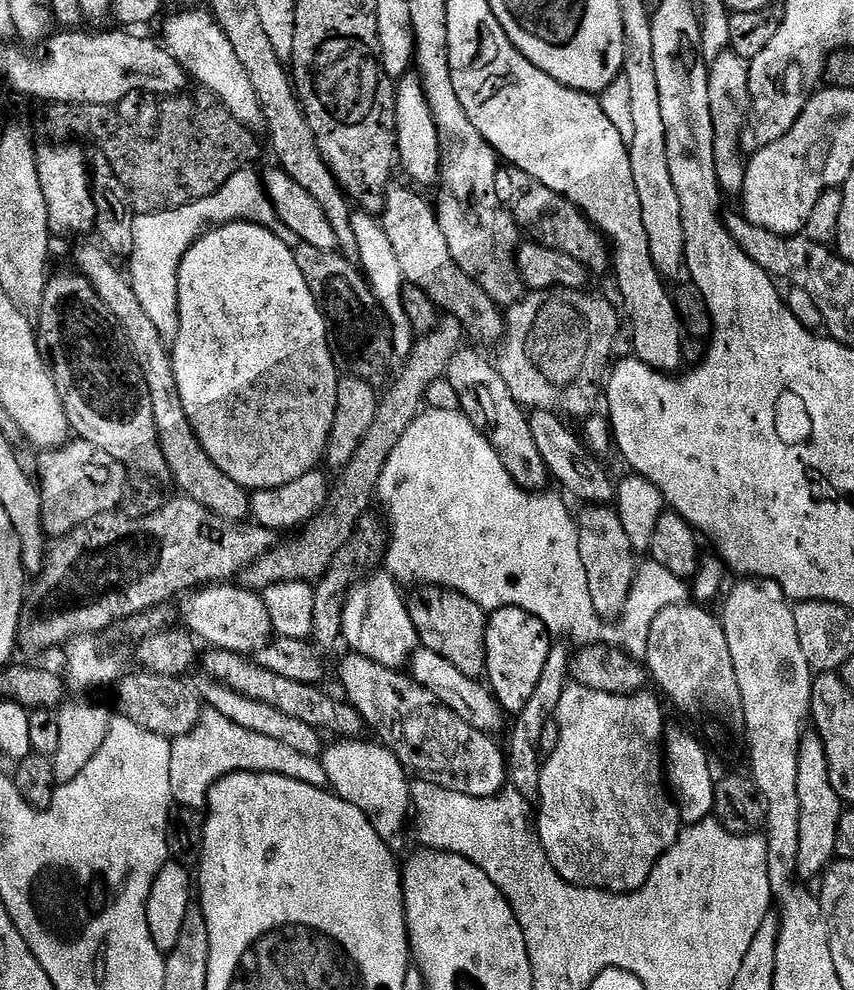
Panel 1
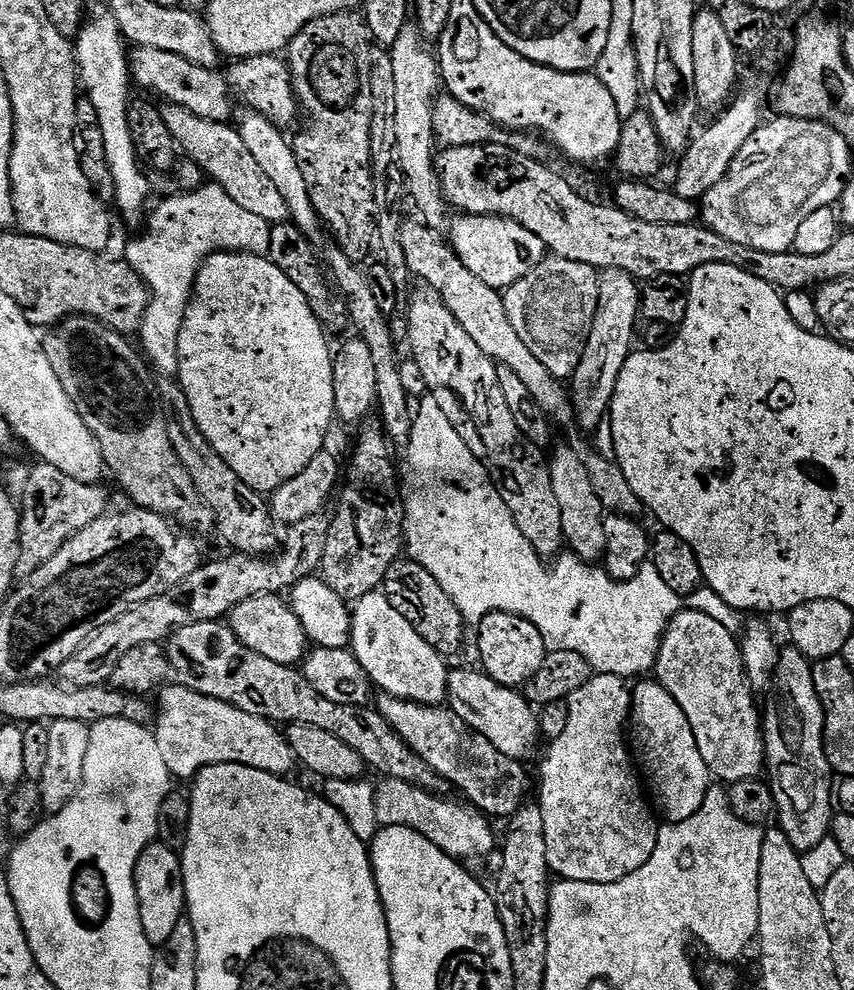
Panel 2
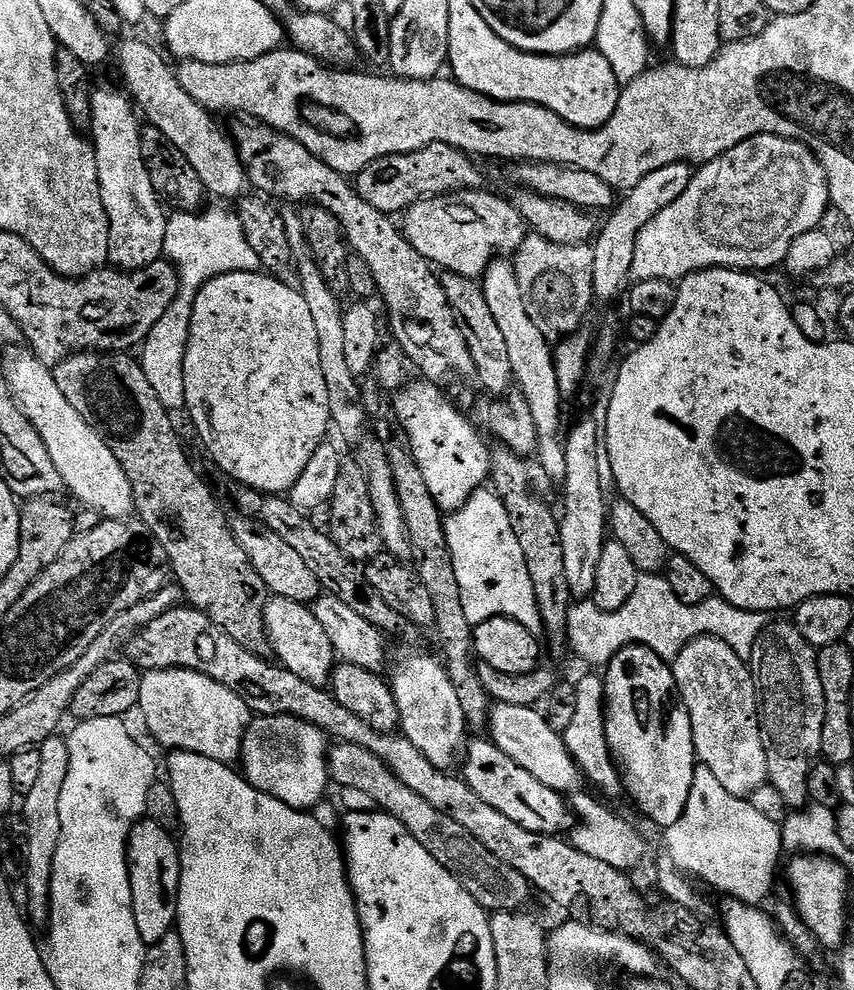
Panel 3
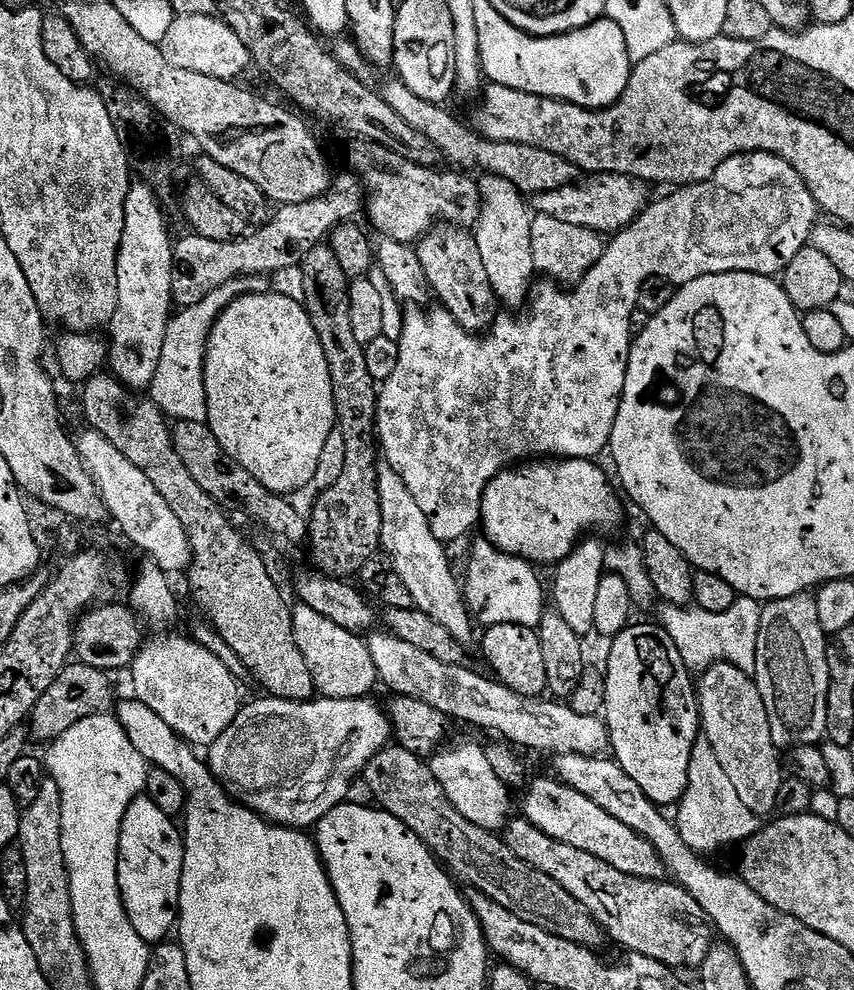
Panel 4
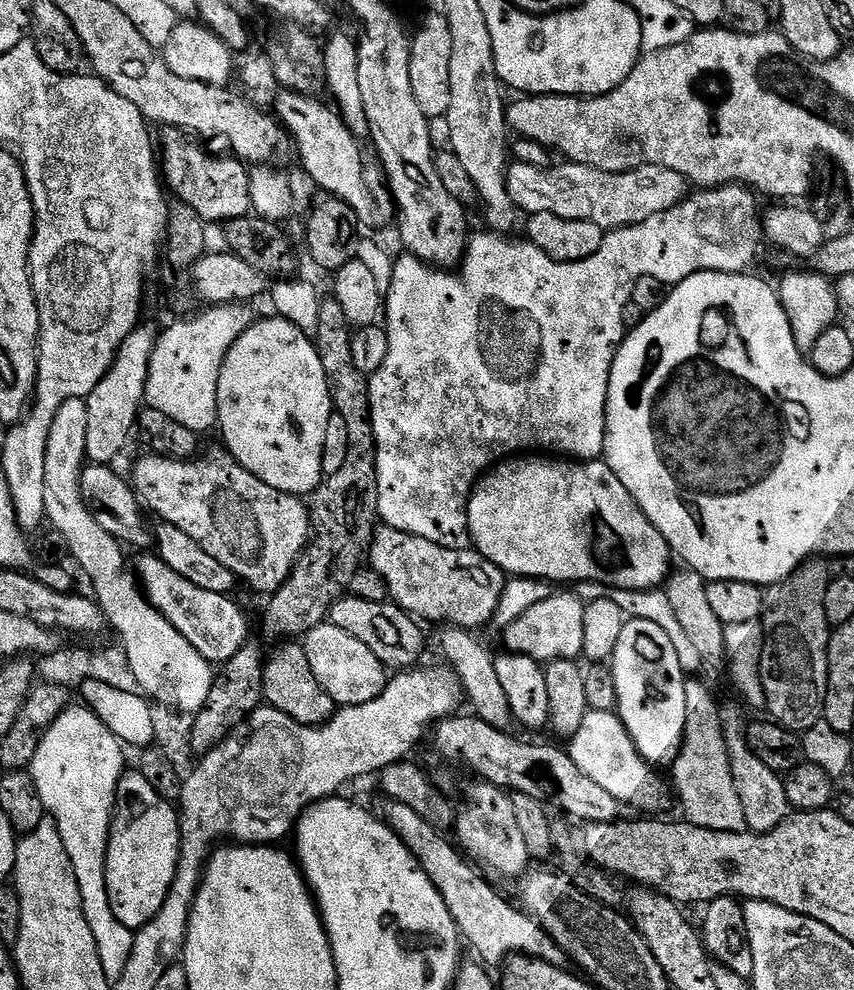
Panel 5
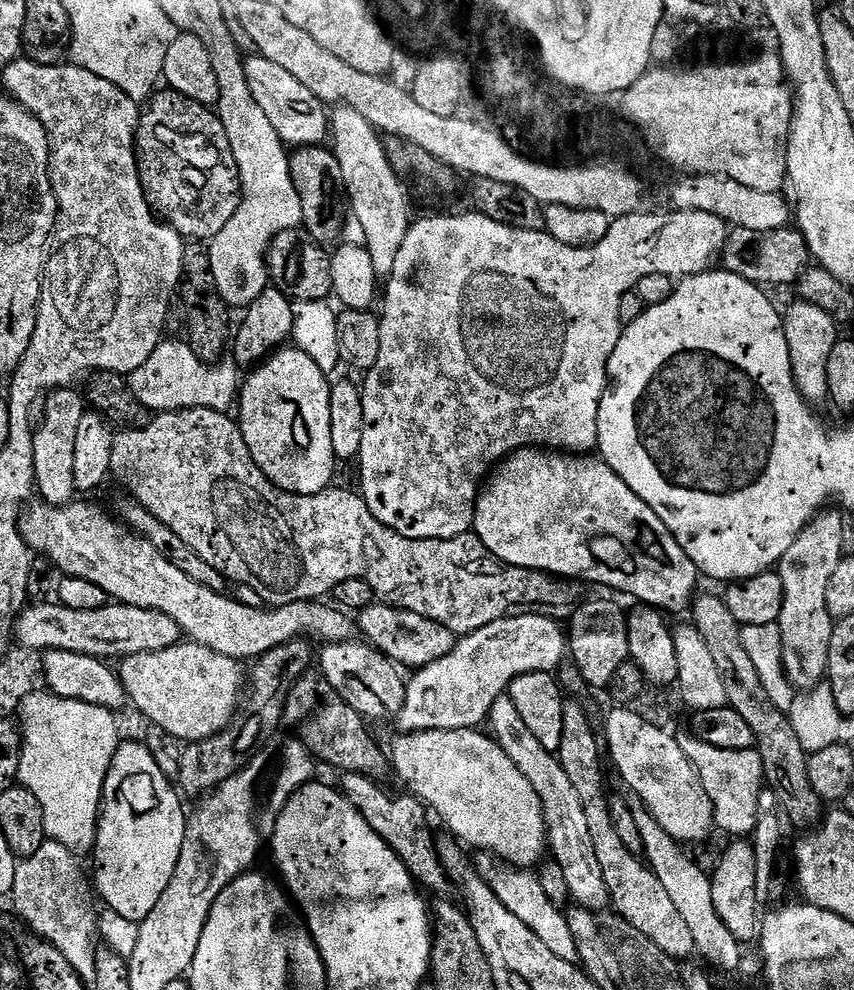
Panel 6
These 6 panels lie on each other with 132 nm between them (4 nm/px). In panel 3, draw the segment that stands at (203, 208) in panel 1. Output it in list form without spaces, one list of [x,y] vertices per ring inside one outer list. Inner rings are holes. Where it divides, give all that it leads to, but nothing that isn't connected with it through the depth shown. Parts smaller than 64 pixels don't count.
[[[178,212],[169,215],[164,243],[165,257],[175,264],[180,275],[180,296],[172,309],[150,330],[142,345],[142,363],[150,386],[169,410],[184,408],[188,394],[184,381],[184,359],[192,330],[192,307],[196,297],[213,279],[226,273],[254,272],[261,269],[261,259],[251,246],[239,215],[223,216],[220,212]]]

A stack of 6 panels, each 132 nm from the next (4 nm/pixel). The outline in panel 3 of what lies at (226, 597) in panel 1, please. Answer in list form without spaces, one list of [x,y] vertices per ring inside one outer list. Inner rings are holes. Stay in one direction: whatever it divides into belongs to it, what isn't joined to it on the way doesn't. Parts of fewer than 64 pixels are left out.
[[[272,596],[266,608],[266,624],[271,647],[274,652],[276,650],[276,658],[283,667],[298,674],[298,678],[306,678],[306,682],[311,684],[324,686],[331,681],[338,663],[336,647],[309,605],[299,604],[290,598]]]

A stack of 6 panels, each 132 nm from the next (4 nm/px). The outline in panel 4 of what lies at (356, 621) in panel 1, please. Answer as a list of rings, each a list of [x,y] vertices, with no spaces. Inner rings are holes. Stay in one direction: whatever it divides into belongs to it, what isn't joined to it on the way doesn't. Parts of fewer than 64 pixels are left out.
[[[479,743],[451,744],[441,747],[430,760],[434,778],[438,778],[438,786],[446,790],[446,798],[452,803],[454,810],[458,810],[462,818],[466,818],[466,822],[474,822],[474,826],[484,828],[488,832],[503,829],[510,816],[508,813],[510,794],[498,778],[498,774],[494,774],[483,747]]]

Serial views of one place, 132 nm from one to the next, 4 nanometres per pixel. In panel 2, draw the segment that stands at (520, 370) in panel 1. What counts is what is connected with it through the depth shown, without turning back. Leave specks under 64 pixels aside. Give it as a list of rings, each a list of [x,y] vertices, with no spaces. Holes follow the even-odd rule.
[[[554,255],[530,270],[526,278],[503,289],[506,314],[510,314],[514,330],[518,330],[530,354],[534,354],[556,380],[571,381],[578,370],[578,362],[582,362],[582,354],[586,354],[586,342],[598,314],[599,289],[600,272],[597,269]]]

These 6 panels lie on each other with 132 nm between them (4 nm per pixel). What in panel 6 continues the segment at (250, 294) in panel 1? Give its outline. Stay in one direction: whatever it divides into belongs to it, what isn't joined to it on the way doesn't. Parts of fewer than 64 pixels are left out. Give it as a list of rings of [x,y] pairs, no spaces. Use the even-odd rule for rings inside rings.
[[[284,346],[279,350],[273,351],[255,370],[248,376],[248,381],[243,381],[242,387],[238,392],[238,408],[240,404],[240,416],[238,415],[238,423],[240,425],[240,436],[244,440],[244,445],[250,450],[252,461],[262,470],[262,474],[266,474],[266,478],[271,484],[276,484],[284,492],[295,492],[298,496],[309,496],[310,494],[318,494],[323,488],[329,487],[333,483],[332,471],[338,467],[338,461],[332,454],[332,439],[328,433],[328,402],[330,380],[324,377],[324,372],[320,368],[313,357],[306,355],[295,346]]]

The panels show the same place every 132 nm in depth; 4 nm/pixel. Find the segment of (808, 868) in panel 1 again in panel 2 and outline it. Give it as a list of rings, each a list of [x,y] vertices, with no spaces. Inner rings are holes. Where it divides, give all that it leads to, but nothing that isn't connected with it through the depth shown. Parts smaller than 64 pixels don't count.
[[[785,646],[779,649],[776,657],[776,669],[772,671],[772,683],[770,685],[770,693],[772,697],[768,700],[768,705],[762,708],[762,727],[765,746],[766,758],[766,776],[772,785],[772,793],[776,799],[776,816],[778,817],[778,826],[783,829],[784,833],[790,838],[793,846],[801,852],[801,854],[812,851],[820,842],[829,839],[832,830],[832,819],[834,815],[834,773],[826,762],[826,754],[824,753],[824,711],[822,710],[822,702],[818,698],[818,690],[814,686],[814,674],[812,673],[813,661],[808,660],[802,653],[794,647]]]

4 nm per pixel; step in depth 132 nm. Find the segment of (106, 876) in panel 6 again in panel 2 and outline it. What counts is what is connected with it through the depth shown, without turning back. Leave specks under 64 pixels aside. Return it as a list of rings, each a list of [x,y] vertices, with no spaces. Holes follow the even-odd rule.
[[[154,842],[140,852],[136,863],[136,893],[140,903],[142,930],[146,930],[146,938],[153,946],[167,942],[170,934],[174,934],[178,922],[186,916],[188,899],[180,858],[181,853],[177,849],[170,848],[163,842]]]

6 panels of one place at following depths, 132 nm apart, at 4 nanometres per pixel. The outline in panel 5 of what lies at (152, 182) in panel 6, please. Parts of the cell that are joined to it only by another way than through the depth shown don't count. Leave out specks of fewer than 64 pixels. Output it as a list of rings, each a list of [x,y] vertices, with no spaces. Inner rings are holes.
[[[165,127],[158,136],[158,148],[164,151],[162,176],[167,187],[176,191],[176,200],[194,206],[194,210],[205,222],[212,220],[236,220],[253,211],[250,198],[250,172],[241,161],[227,155],[213,154],[201,146],[189,133],[181,128]],[[196,144],[197,145],[196,145]],[[204,147],[204,148],[199,148]],[[228,159],[228,160],[227,160]],[[245,168],[245,169],[244,169]],[[169,184],[169,185],[168,185]]]

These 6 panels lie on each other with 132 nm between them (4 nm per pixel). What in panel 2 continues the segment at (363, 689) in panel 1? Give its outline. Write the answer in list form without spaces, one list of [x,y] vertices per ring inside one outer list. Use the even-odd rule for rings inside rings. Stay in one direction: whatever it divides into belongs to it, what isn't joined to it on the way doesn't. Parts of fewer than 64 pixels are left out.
[[[387,694],[379,698],[378,711],[382,718],[394,726],[396,733],[448,785],[457,788],[461,792],[459,795],[472,807],[480,809],[489,818],[510,818],[526,803],[528,776],[524,773],[525,765],[514,758],[506,758],[502,750],[494,750],[488,739],[462,722],[451,707],[419,704]]]

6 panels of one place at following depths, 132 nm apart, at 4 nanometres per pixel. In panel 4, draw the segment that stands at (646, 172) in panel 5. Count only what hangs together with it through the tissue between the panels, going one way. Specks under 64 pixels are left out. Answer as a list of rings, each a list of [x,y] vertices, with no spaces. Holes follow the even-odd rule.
[[[601,172],[589,175],[585,180],[588,180],[585,184],[577,182],[531,197],[531,207],[539,215],[553,216],[561,222],[570,222],[573,226],[586,226],[601,234],[615,234],[621,228],[629,228],[644,213],[650,203],[649,185],[632,176]]]

